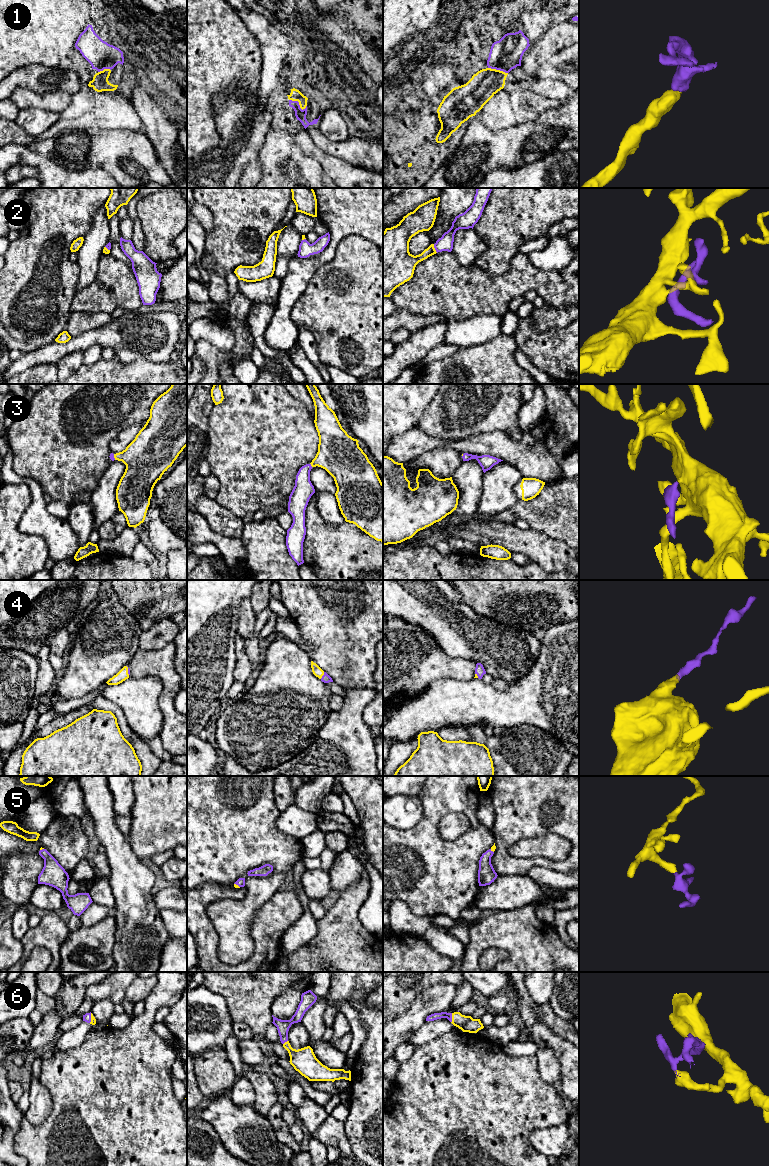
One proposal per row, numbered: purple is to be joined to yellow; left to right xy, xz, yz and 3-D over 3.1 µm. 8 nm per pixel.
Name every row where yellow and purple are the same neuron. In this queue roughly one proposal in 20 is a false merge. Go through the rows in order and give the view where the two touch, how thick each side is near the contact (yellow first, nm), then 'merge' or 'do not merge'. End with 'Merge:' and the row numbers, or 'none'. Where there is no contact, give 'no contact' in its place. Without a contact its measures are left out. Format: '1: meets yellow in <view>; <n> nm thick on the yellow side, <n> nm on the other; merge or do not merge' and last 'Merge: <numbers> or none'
1: meets yellow in xz; 90 nm thick on the yellow side, 90 nm on the other; merge
2: meets yellow in yz; 180 nm thick on the yellow side, 120 nm on the other; merge
3: meets yellow in xz; 340 nm thick on the yellow side, 160 nm on the other; merge
4: meets yellow in xz; 80 nm thick on the yellow side, 70 nm on the other; merge
5: meets yellow in xz; 30 nm thick on the yellow side, 70 nm on the other; merge
6: meets yellow in yz; 130 nm thick on the yellow side, 60 nm on the other; merge
Merge: 1, 2, 3, 4, 5, 6

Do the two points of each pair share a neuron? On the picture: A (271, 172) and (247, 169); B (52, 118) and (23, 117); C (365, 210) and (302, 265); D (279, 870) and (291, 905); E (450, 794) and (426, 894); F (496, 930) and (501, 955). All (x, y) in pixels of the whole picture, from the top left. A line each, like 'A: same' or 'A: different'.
A: different
B: same
C: same
D: different
E: same
F: different

